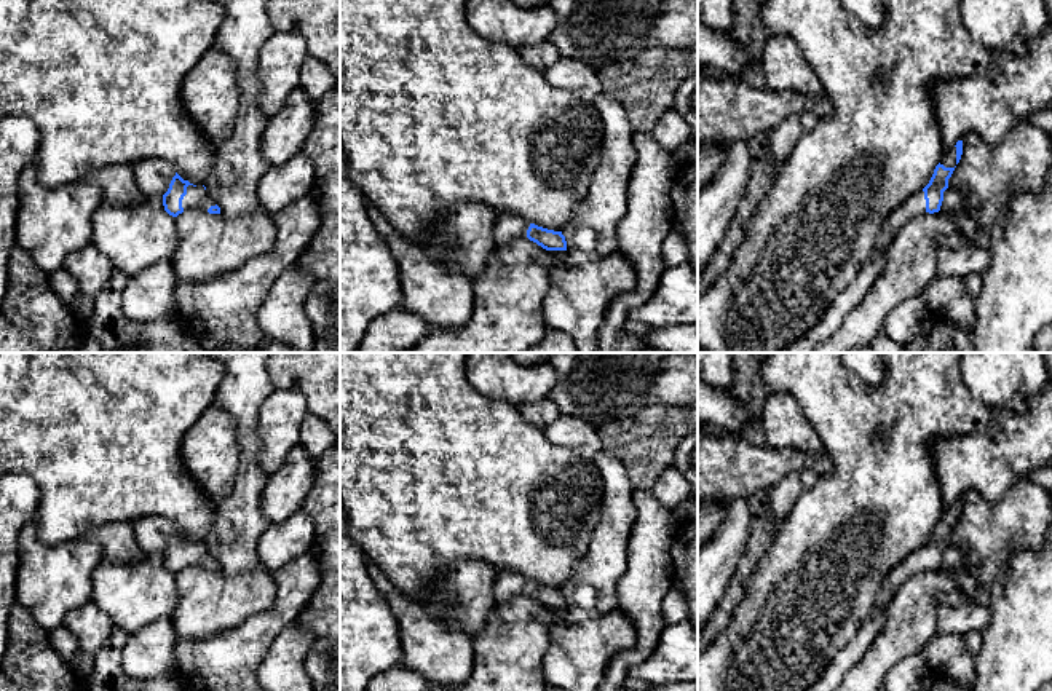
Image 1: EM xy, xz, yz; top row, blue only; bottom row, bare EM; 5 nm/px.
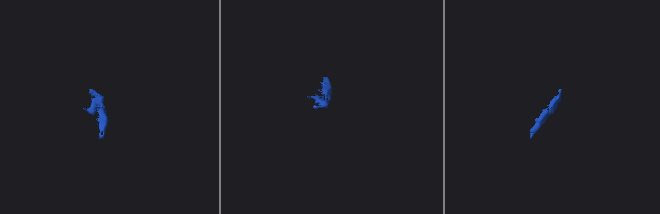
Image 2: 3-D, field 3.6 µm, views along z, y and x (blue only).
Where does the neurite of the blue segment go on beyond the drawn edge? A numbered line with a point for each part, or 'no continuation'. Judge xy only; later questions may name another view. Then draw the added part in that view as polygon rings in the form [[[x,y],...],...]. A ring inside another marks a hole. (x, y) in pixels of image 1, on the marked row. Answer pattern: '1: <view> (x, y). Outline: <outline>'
1: xy (197, 197). Outline: [[[188,185],[187,195],[182,199],[182,207],[185,209],[204,209],[208,211],[211,206],[216,206],[217,203],[211,198],[211,195],[204,190],[203,185]]]

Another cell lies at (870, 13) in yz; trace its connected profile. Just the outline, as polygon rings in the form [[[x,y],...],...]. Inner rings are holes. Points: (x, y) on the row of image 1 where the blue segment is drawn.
[[[843,0],[843,5],[868,30],[880,29],[886,21],[884,0]]]

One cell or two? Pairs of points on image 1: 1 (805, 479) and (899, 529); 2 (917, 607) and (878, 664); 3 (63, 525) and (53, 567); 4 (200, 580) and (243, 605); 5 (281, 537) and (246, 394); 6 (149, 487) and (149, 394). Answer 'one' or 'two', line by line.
1: two
2: one
3: two
4: one
5: two
6: one

